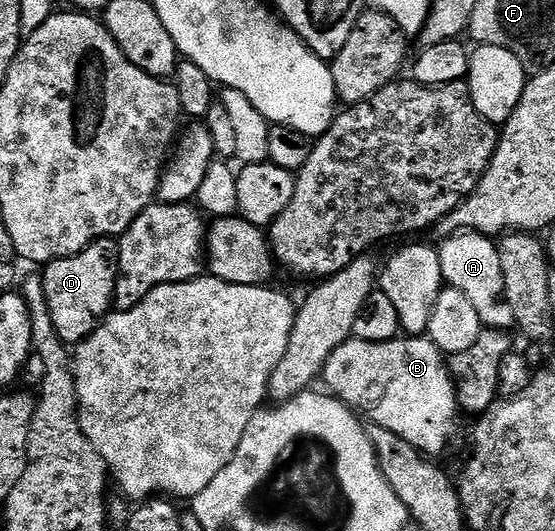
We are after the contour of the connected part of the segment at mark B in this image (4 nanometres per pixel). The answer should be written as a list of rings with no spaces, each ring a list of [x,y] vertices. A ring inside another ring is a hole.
[[[400,336],[389,340],[388,342],[374,342],[373,340],[361,340],[360,338],[351,337],[345,340],[345,344],[341,344],[341,348],[337,348],[337,352],[333,352],[333,356],[329,356],[329,360],[325,364],[321,375],[321,382],[324,382],[326,389],[330,391],[334,397],[340,402],[344,402],[346,406],[351,407],[356,415],[362,416],[371,426],[380,426],[381,428],[389,428],[389,432],[393,432],[397,436],[401,436],[401,440],[405,440],[405,444],[409,444],[418,450],[420,455],[435,456],[431,454],[443,454],[447,450],[447,445],[455,438],[455,433],[459,430],[458,418],[461,418],[459,401],[457,400],[457,392],[455,385],[451,379],[451,373],[447,371],[447,362],[442,350],[437,348],[437,344],[433,344],[430,338],[426,336]]]

